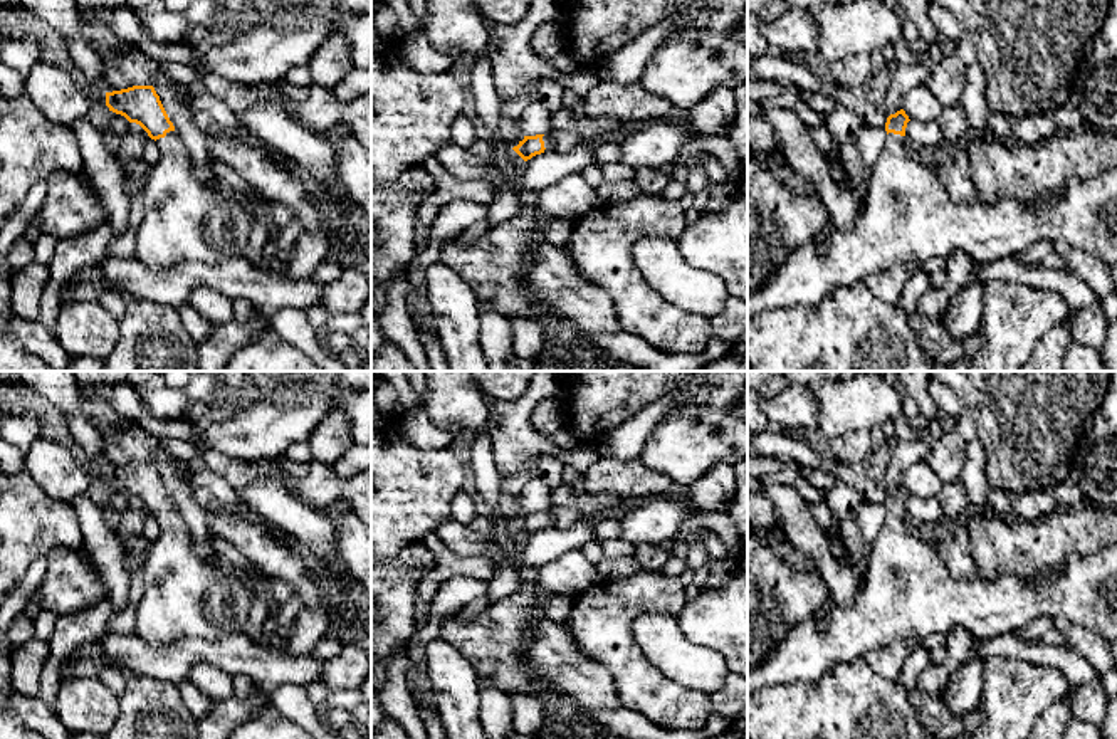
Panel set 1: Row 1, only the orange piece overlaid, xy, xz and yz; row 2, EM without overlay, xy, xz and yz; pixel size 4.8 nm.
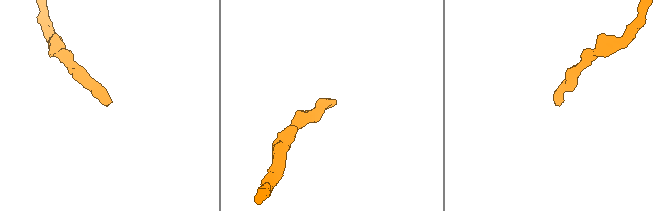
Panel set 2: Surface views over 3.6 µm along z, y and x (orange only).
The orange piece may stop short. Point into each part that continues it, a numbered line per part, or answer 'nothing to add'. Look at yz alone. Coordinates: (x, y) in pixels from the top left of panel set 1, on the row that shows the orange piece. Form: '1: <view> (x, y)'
1: yz (907, 214)

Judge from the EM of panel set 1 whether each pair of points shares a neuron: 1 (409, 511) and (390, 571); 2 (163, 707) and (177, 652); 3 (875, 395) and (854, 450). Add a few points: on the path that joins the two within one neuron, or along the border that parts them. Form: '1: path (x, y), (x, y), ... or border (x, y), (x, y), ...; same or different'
1: border (419, 541), (405, 546), (388, 560); different
2: border (131, 672), (162, 677), (175, 684); different
3: border (869, 430), (849, 430), (825, 444); different

